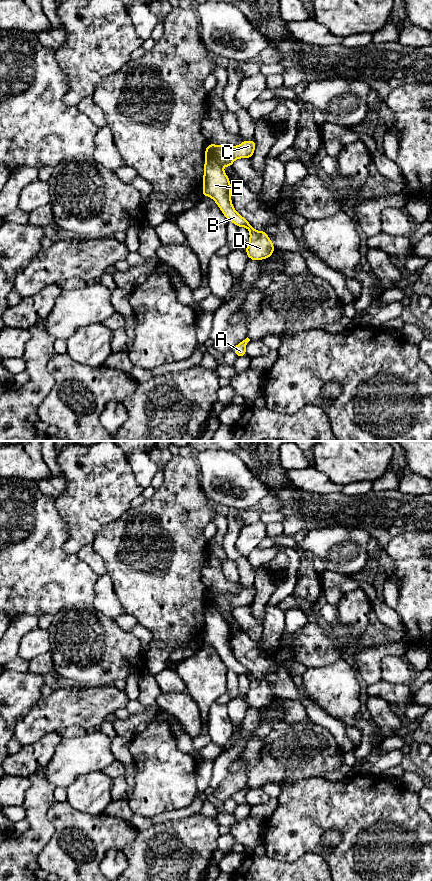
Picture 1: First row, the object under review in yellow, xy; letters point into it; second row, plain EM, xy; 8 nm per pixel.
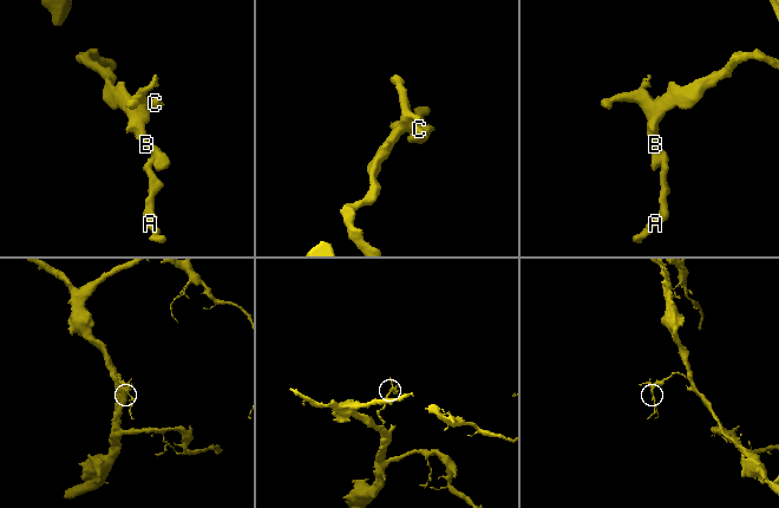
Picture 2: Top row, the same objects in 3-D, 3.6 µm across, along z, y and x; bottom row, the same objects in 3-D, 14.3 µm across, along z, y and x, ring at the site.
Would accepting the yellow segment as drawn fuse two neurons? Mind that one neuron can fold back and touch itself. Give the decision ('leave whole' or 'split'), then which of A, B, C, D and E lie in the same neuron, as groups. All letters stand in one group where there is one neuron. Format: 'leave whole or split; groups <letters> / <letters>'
split; groups A B D E / C

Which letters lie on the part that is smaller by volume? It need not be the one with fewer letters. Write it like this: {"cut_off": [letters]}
{"cut_off": ["C"]}

